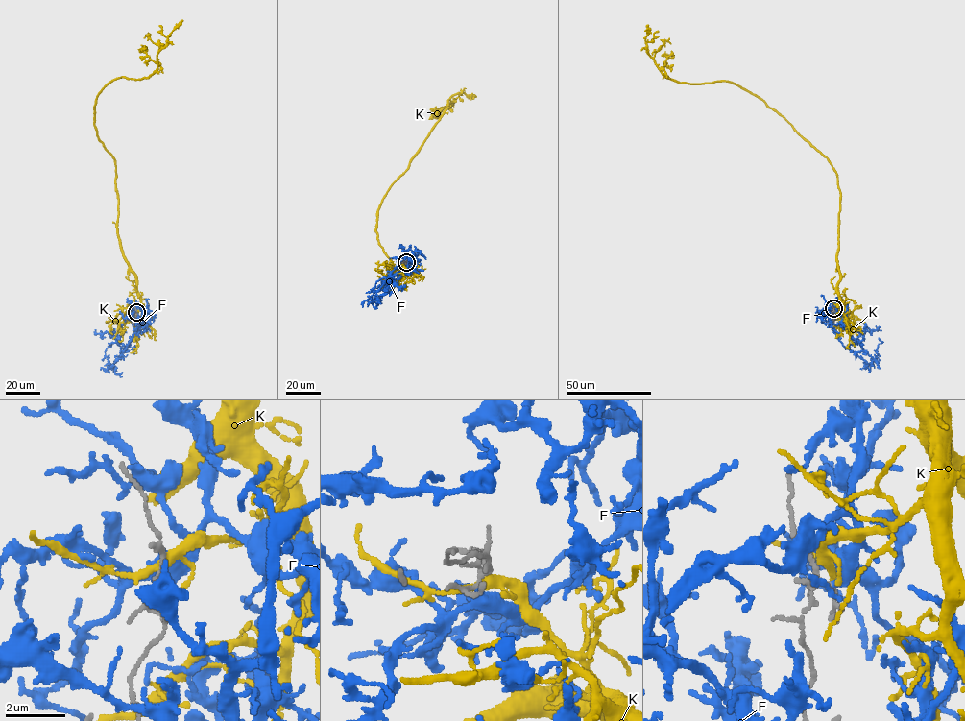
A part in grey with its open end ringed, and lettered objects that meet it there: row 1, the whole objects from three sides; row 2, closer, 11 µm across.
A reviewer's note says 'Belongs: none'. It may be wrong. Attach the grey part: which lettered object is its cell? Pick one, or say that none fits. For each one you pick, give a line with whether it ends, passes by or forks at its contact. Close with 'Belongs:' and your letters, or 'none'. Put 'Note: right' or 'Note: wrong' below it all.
K: it forks
Belongs: K
Note: wrong

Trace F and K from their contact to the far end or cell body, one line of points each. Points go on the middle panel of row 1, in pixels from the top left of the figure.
F: (406, 263), (414, 261), (414, 253), (407, 270), (396, 283), (371, 300), (373, 307), (378, 304)
K: (406, 263), (412, 270), (392, 274), (392, 261), (375, 230), (379, 204), (452, 95), (475, 97)

